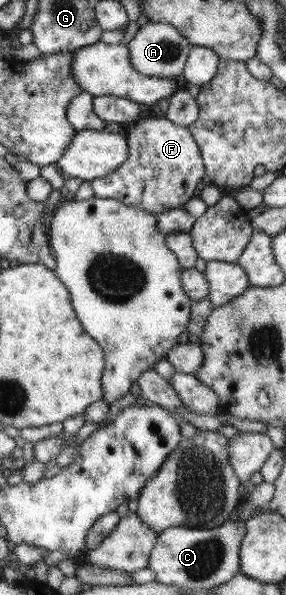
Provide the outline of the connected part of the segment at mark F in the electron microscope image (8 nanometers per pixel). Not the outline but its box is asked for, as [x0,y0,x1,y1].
[90,117,206,215]

